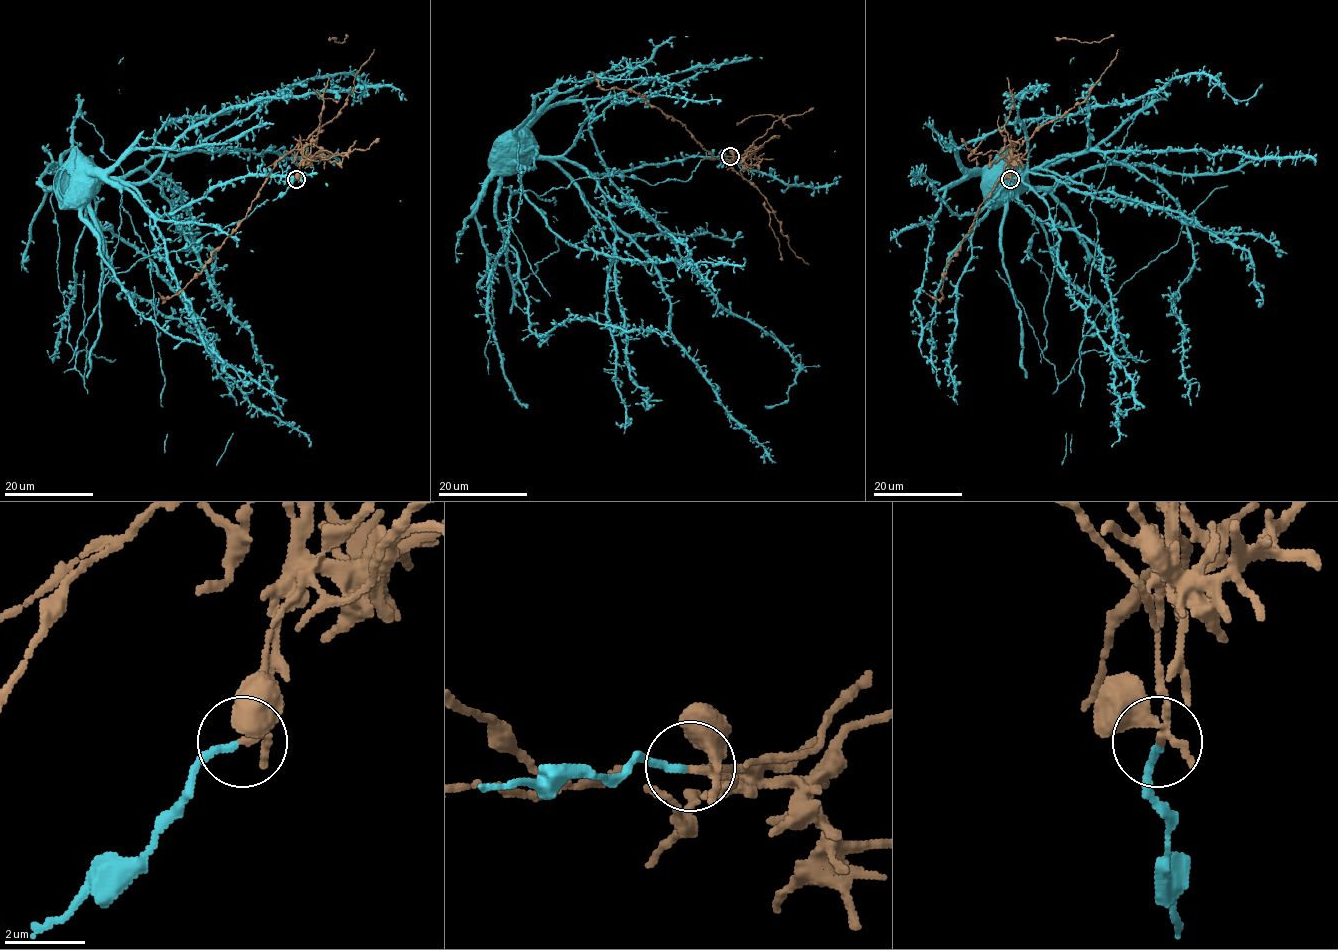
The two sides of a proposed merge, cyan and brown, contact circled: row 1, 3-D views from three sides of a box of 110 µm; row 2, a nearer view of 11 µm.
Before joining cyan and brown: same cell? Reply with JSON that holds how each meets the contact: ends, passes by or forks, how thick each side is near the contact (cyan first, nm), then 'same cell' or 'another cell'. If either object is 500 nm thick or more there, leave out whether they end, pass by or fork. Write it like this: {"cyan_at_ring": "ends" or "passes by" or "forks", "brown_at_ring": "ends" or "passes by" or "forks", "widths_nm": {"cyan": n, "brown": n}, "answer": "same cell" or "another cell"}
{"cyan_at_ring": "ends", "brown_at_ring": "forks", "widths_nm": {"cyan": 180, "brown": 130}, "answer": "another cell"}

